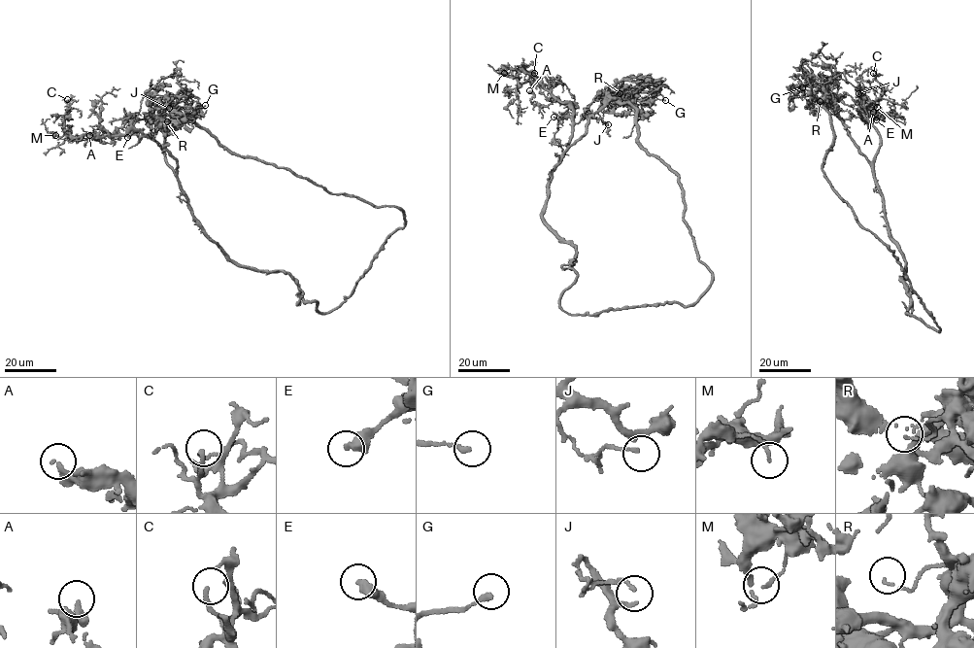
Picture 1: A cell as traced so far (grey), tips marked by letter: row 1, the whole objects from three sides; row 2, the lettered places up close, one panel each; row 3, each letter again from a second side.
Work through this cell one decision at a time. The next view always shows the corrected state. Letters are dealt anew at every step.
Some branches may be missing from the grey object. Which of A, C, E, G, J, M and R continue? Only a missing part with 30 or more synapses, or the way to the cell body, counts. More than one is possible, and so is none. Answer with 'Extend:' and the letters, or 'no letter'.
Extend: no letter

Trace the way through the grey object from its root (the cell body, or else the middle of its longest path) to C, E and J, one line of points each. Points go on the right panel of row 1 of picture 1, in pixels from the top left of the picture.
C: (823, 103), (828, 98), (835, 102), (844, 128), (871, 161), (879, 136), (859, 112), (873, 73)
E: (823, 103), (828, 98), (835, 102), (844, 128), (871, 161), (879, 138), (866, 119), (874, 114), (876, 119)
J: (823, 103), (828, 98), (835, 102), (844, 128), (871, 161), (879, 136), (867, 119), (863, 86), (858, 93)

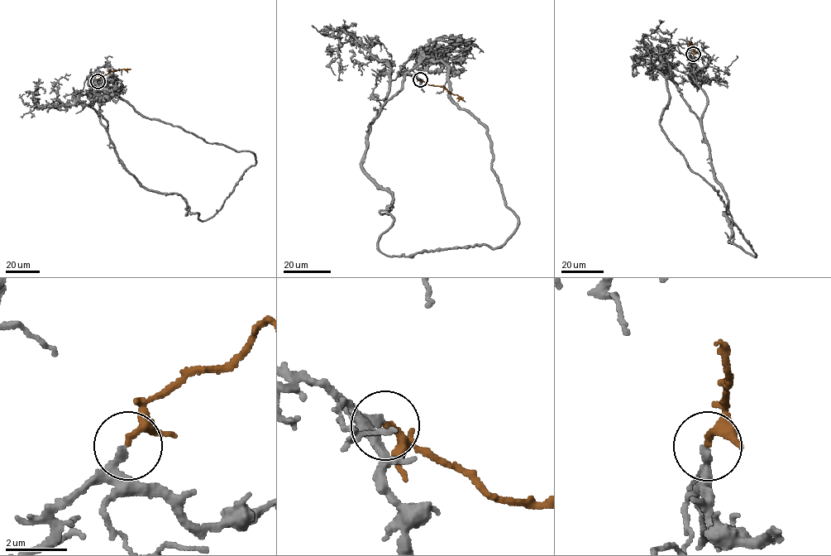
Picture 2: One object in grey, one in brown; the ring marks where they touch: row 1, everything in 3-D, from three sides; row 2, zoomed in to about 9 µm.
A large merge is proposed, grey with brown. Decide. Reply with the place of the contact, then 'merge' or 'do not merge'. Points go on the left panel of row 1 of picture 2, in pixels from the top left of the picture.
at (97, 81); merge

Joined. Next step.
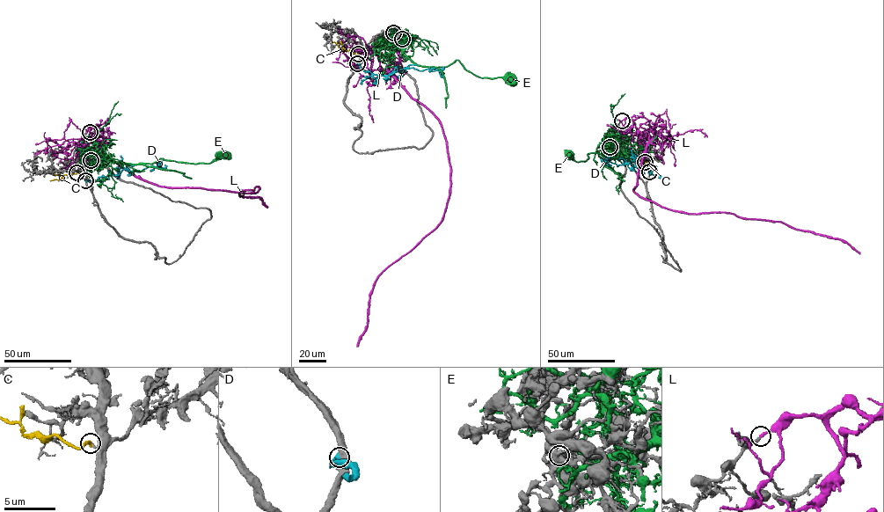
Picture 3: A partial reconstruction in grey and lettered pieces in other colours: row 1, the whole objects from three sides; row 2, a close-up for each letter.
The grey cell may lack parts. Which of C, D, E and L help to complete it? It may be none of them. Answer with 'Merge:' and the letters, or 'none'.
Merge: none

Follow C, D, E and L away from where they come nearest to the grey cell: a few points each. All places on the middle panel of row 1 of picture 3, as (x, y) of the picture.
C: (358, 54), (341, 48), (332, 41)
D: (357, 63), (361, 69), (377, 75), (389, 76), (411, 68), (437, 69), (443, 76)
E: (393, 32), (404, 40), (403, 52), (417, 64), (435, 68), (459, 60), (480, 77), (508, 77), (516, 84)
L: (402, 39), (398, 63), (386, 67), (439, 120), (450, 193), (442, 219), (379, 275), (356, 346)

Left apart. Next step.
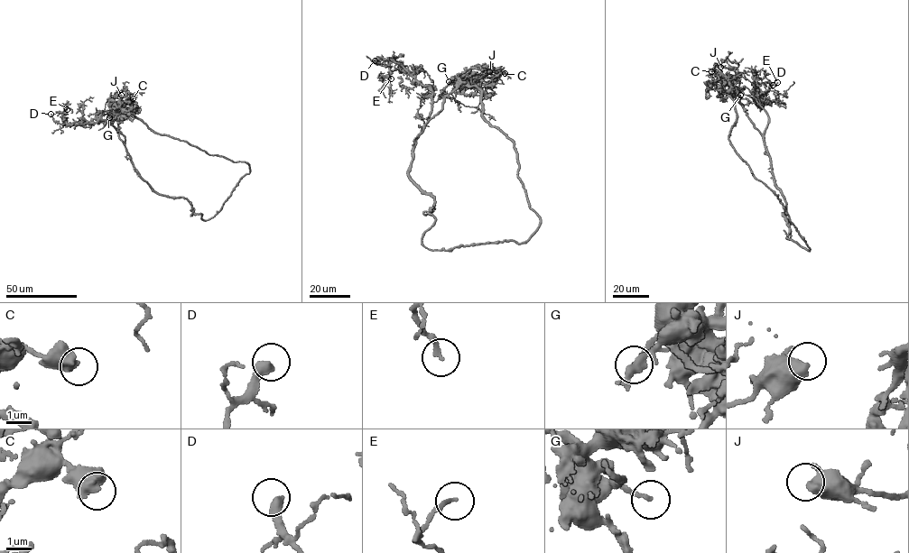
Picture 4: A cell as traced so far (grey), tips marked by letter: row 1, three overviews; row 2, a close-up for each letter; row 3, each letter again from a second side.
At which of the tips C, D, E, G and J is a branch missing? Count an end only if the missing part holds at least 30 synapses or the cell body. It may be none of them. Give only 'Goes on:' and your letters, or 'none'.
Goes on: none

